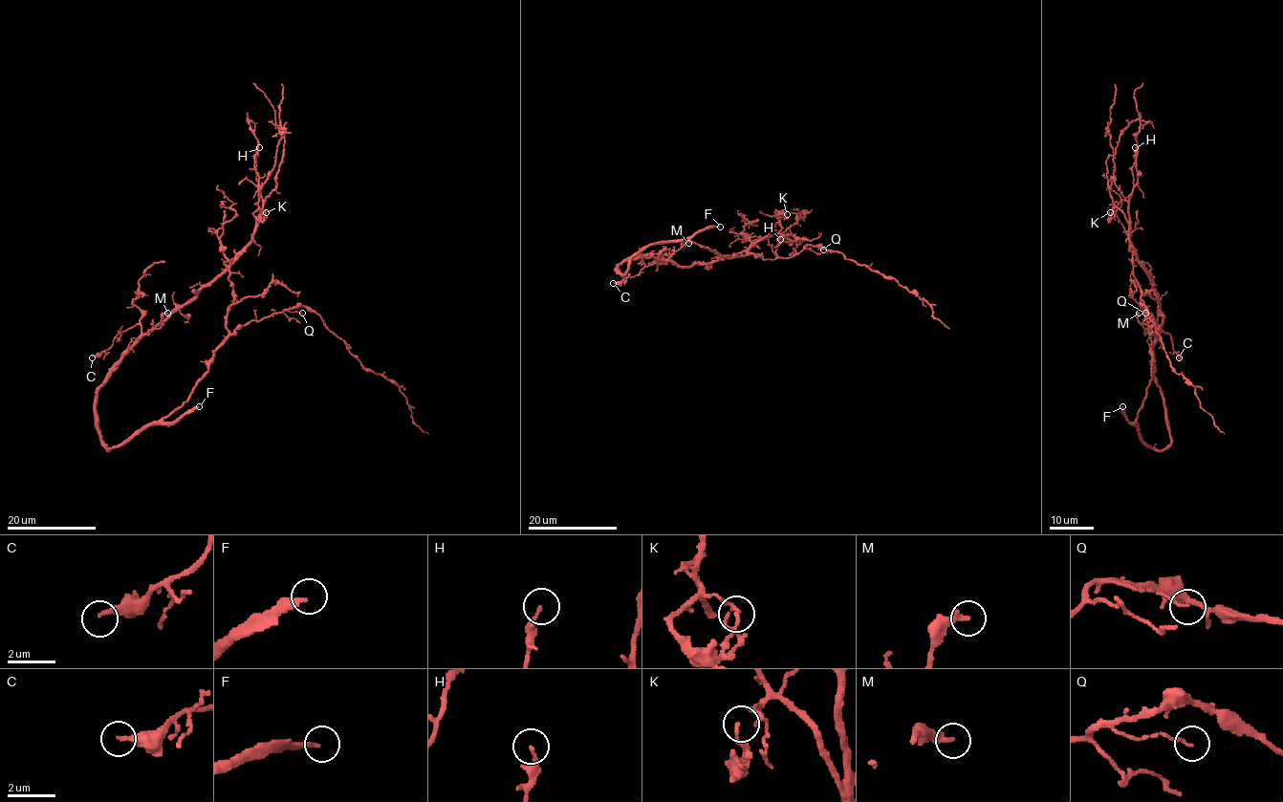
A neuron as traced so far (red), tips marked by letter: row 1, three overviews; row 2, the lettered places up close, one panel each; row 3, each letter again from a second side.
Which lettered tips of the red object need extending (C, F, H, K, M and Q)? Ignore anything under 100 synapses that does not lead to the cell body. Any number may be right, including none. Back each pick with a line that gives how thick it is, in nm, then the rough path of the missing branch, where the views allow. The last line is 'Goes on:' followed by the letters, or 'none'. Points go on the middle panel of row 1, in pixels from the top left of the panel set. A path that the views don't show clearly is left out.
F: Thickness 220 nm
Goes on: F

